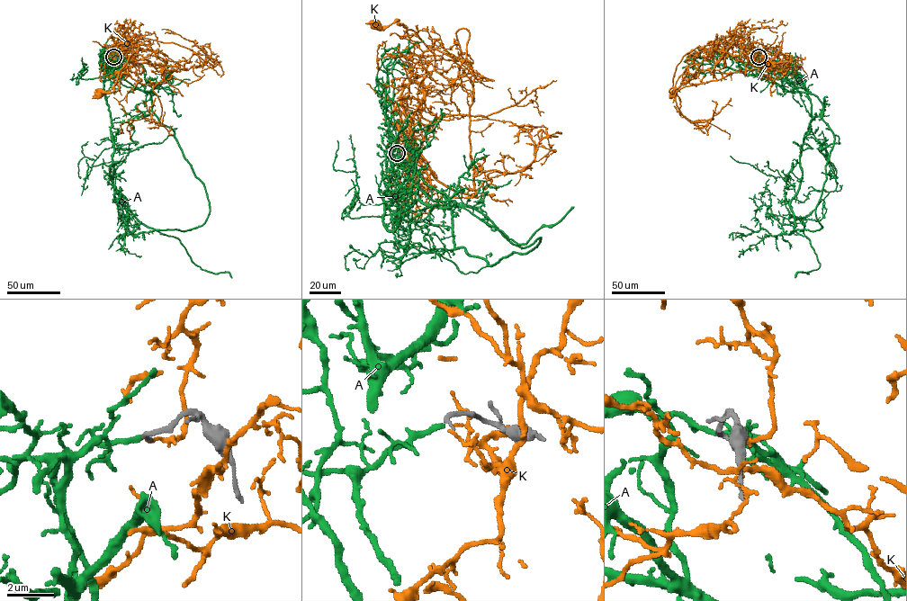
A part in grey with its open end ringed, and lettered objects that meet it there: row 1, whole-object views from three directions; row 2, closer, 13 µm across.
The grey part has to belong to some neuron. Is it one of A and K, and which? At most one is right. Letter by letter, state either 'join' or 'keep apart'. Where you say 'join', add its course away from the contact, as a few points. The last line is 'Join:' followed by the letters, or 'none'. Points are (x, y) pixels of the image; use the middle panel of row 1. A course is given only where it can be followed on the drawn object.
A: join | via (398, 154), (384, 197), (383, 223), (390, 230), (396, 214), (417, 200), (461, 206), (525, 244), (573, 207)
K: keep apart
Join: A

